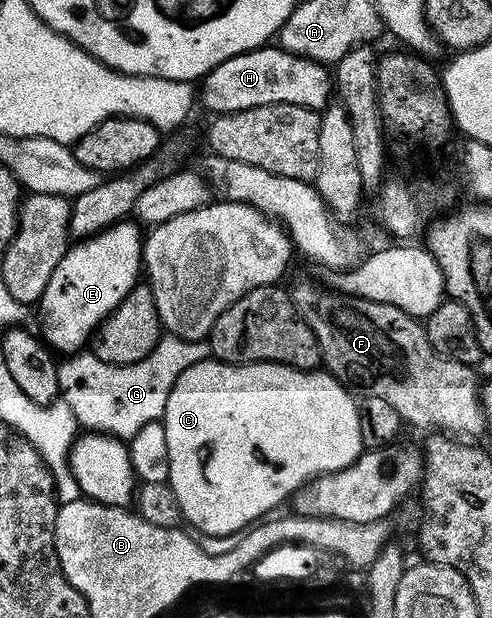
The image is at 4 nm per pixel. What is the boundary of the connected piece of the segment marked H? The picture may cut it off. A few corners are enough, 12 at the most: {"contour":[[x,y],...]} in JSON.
{"contour":[[275,44],[203,75],[215,116],[278,102],[322,112],[324,63]]}

